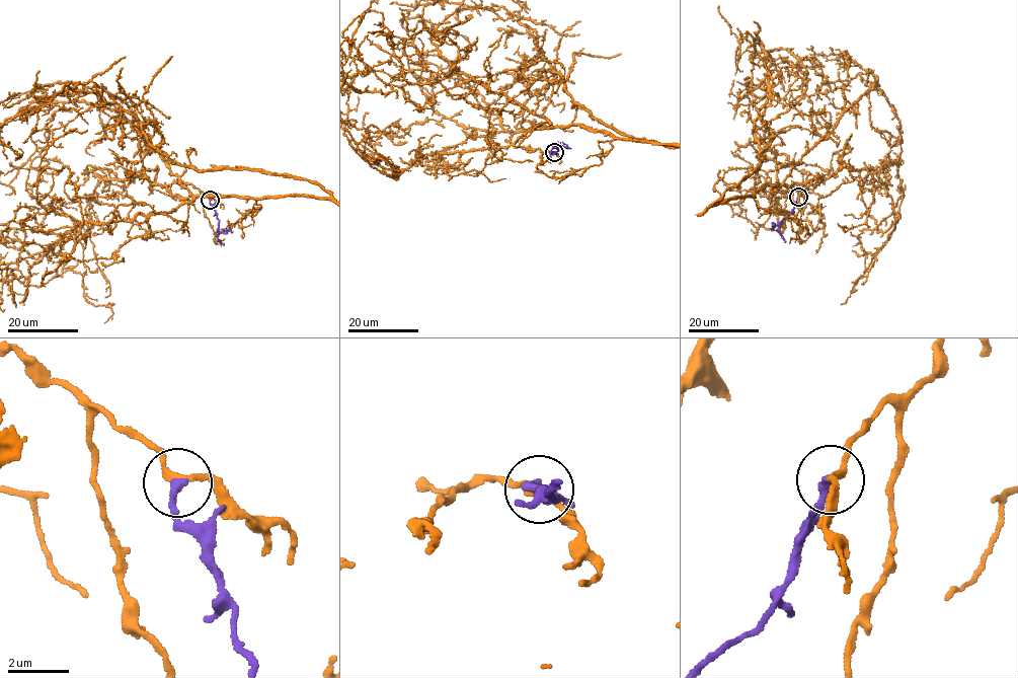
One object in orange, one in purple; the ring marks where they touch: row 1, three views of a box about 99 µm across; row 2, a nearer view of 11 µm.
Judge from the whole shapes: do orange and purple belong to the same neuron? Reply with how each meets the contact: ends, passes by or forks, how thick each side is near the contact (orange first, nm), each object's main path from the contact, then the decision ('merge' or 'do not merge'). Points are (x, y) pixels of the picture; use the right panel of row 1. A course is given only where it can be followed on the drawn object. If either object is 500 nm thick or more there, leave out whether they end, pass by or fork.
orange passes by; purple ends there; 200 nm thick on the orange side, 320 nm on the other; orange runs (799, 197), (829, 132), (805, 95), (756, 129), (761, 41), (776, 66), (729, 153); purple runs (799, 197), (793, 211), (773, 227), (771, 223); merge

